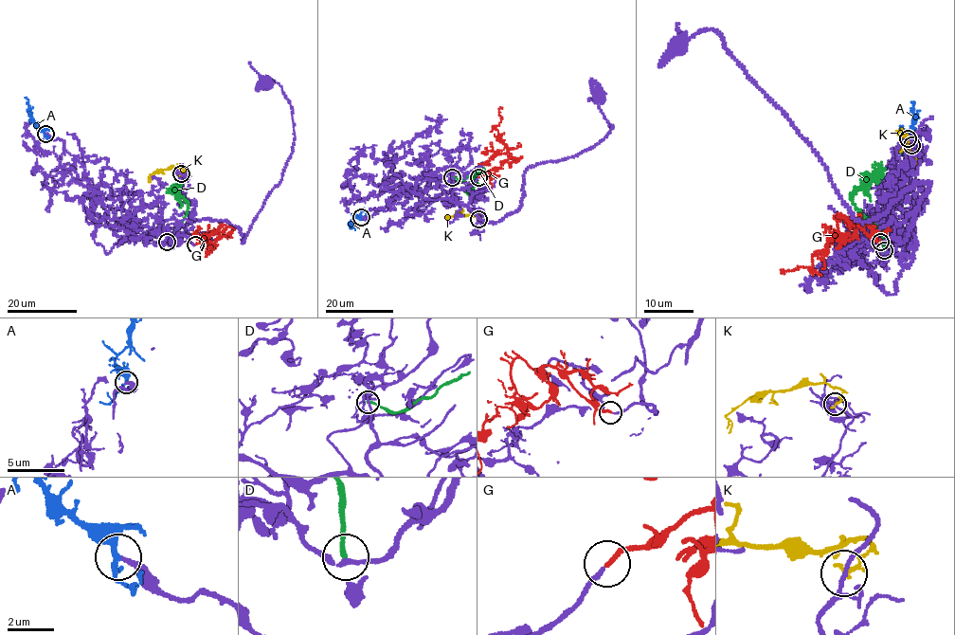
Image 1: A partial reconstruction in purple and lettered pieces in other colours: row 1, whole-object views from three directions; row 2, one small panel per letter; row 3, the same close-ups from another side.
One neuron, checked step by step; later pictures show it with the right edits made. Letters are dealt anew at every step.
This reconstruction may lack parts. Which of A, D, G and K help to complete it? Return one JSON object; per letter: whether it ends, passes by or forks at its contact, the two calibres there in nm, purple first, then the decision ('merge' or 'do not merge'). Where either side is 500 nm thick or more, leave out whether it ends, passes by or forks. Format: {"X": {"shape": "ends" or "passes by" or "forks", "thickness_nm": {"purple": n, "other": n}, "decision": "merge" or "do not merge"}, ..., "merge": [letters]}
{"A": {"shape": "passes by", "thickness_nm": {"purple": 180, "other": 260}, "decision": "merge"}, "D": {"shape": "ends", "thickness_nm": {"purple": 180, "other": 200}, "decision": "do not merge"}, "G": {"shape": "ends", "thickness_nm": {"purple": 180, "other": 220}, "decision": "merge"}, "K": {"shape": "ends", "thickness_nm": {"purple": 130, "other": 180}, "decision": "do not merge"}, "merge": ["A", "G"]}

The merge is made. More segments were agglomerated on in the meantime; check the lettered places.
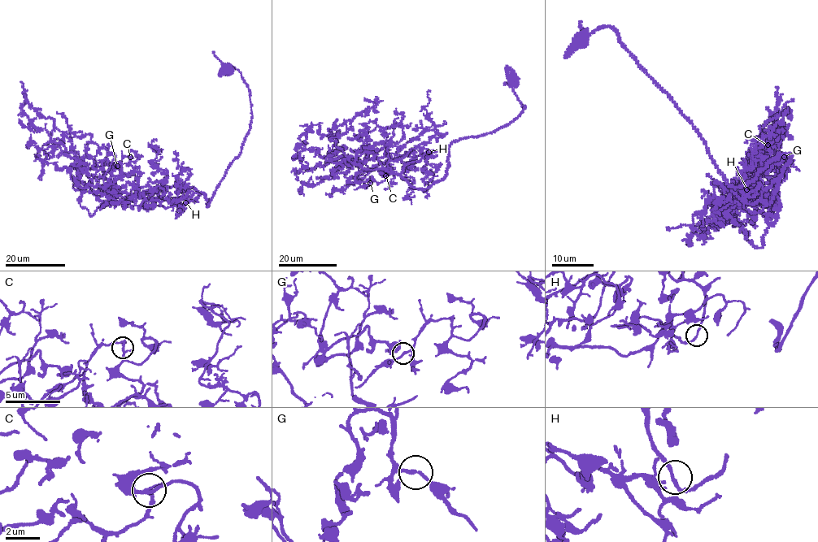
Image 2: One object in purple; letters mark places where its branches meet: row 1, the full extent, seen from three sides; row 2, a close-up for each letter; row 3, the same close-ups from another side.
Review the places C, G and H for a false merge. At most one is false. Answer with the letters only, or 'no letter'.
no letter

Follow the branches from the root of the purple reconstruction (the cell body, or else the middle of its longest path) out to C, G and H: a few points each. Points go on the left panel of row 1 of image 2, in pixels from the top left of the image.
C: (228, 70), (248, 87), (252, 121), (208, 207), (177, 186), (117, 200), (111, 182), (135, 171), (130, 158)
G: (228, 70), (252, 121), (208, 207), (177, 186), (117, 200), (111, 182), (136, 169), (117, 166)
H: (228, 70), (237, 69), (250, 92), (250, 128), (208, 207), (194, 188), (156, 192), (185, 202)

